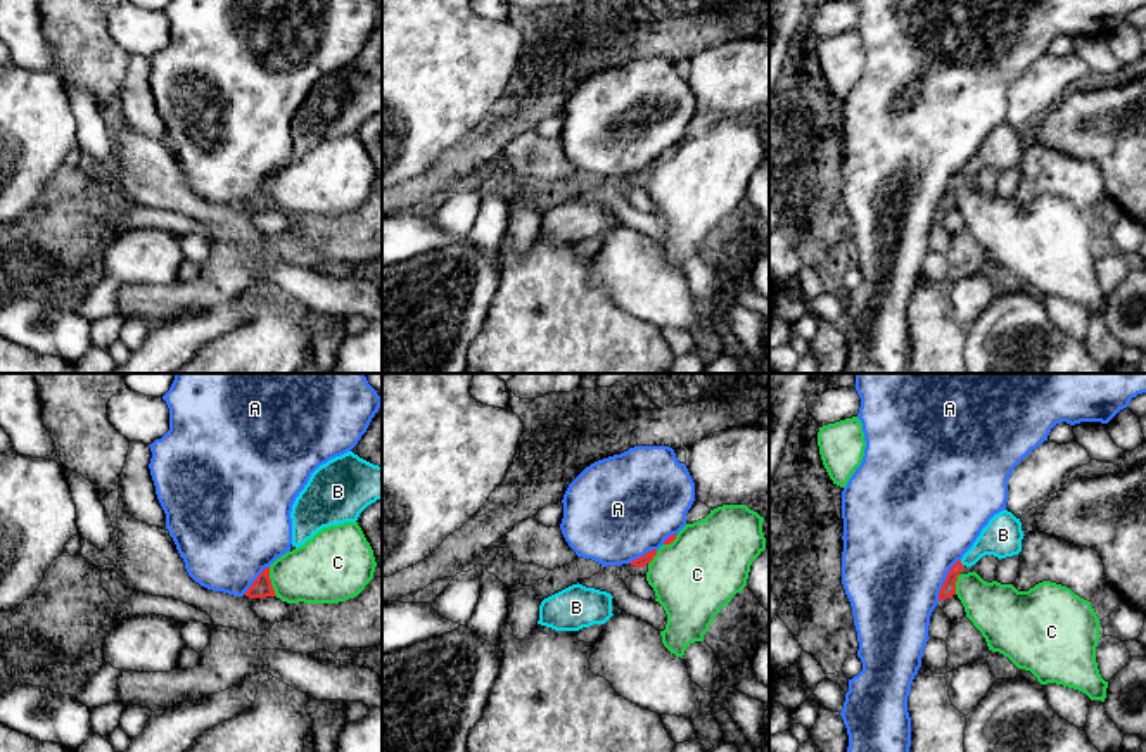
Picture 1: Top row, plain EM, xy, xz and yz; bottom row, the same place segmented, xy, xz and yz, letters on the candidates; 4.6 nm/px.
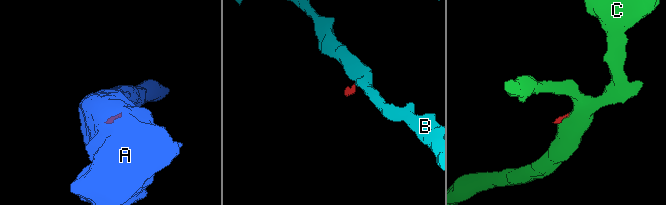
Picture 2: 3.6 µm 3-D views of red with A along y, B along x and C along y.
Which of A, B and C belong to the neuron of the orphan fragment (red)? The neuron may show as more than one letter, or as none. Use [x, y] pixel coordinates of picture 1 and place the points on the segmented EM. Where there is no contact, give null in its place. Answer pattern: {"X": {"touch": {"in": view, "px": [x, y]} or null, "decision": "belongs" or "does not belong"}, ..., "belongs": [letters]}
{"A": {"touch": {"in": "yz", "px": [946, 579]}, "decision": "does not belong"}, "B": {"touch": {"in": "yz", "px": [961, 564]}, "decision": "belongs"}, "C": {"touch": {"in": "xy", "px": [270, 581]}, "decision": "does not belong"}, "belongs": ["B"]}

